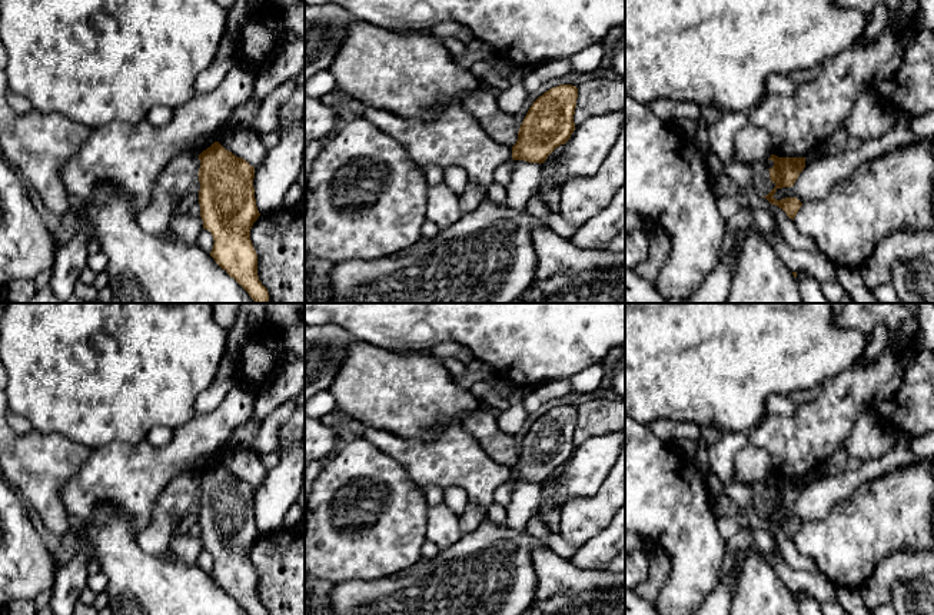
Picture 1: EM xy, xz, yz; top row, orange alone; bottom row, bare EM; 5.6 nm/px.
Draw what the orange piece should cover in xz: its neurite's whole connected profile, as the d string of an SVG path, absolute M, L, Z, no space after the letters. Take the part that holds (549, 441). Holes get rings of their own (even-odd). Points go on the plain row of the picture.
M559 405L539 416L529 428L512 466L512 479L544 483L575 451L578 409Z

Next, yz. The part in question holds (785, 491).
M771 475L768 481L774 482L770 491L770 499L775 508L765 518L771 525L782 529L790 539L794 541L802 523L797 518L785 518L777 521L774 518L775 512L782 508L791 508L797 502L800 493L805 488L805 478L778 478Z

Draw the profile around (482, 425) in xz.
M479 408L472 413L463 413L462 425L479 442L479 446L496 462L513 466L519 448L513 436L503 433L498 419Z

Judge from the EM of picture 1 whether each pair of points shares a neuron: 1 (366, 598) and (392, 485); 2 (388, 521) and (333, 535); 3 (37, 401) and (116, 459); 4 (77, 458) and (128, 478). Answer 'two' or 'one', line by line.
1: two
2: one
3: two
4: two

